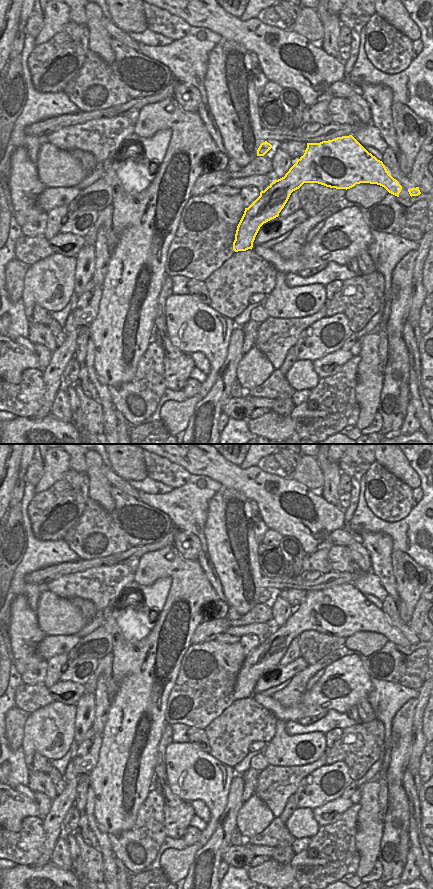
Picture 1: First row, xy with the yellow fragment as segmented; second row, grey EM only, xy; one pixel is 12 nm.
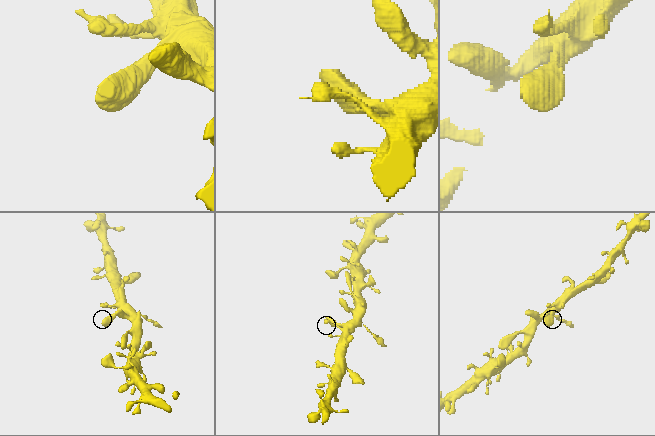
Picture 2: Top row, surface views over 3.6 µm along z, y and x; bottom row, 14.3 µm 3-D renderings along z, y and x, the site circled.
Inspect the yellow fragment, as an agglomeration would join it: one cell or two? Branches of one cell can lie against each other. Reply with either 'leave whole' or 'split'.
leave whole

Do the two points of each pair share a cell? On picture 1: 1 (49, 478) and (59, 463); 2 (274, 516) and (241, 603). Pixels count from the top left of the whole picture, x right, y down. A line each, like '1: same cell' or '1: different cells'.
1: same cell
2: different cells

